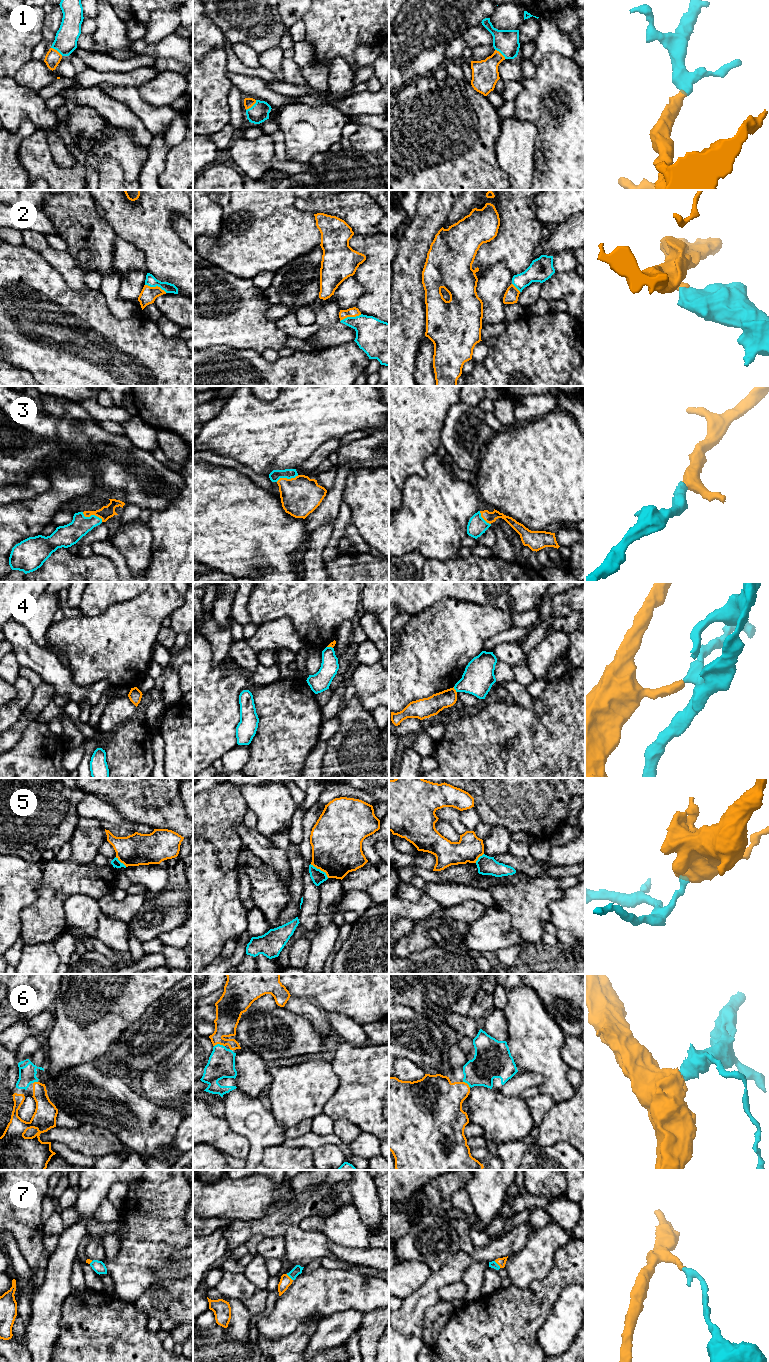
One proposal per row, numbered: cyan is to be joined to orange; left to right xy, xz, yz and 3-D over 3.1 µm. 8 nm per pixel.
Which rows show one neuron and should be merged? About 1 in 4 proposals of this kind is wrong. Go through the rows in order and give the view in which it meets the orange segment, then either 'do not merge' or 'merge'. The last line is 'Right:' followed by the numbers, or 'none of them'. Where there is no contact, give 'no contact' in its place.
1: meets orange in xz; merge
2: meets orange in xy; merge
3: meets orange in xy; merge
4: meets orange in yz; do not merge
5: meets orange in xz; do not merge
6: meets orange in xz; merge
7: meets orange in yz; merge
Right: 1, 2, 3, 6, 7

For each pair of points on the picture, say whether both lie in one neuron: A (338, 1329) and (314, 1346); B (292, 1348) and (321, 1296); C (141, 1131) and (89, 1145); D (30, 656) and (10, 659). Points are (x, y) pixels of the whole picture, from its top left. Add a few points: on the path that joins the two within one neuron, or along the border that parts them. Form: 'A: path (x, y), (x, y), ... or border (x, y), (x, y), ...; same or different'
A: path (332, 1331), (320, 1342); same
B: border (318, 1320), (308, 1319), (289, 1334); different
C: border (96, 1126), (109, 1129), (127, 1148); different
D: border (12, 652), (20, 666); different

